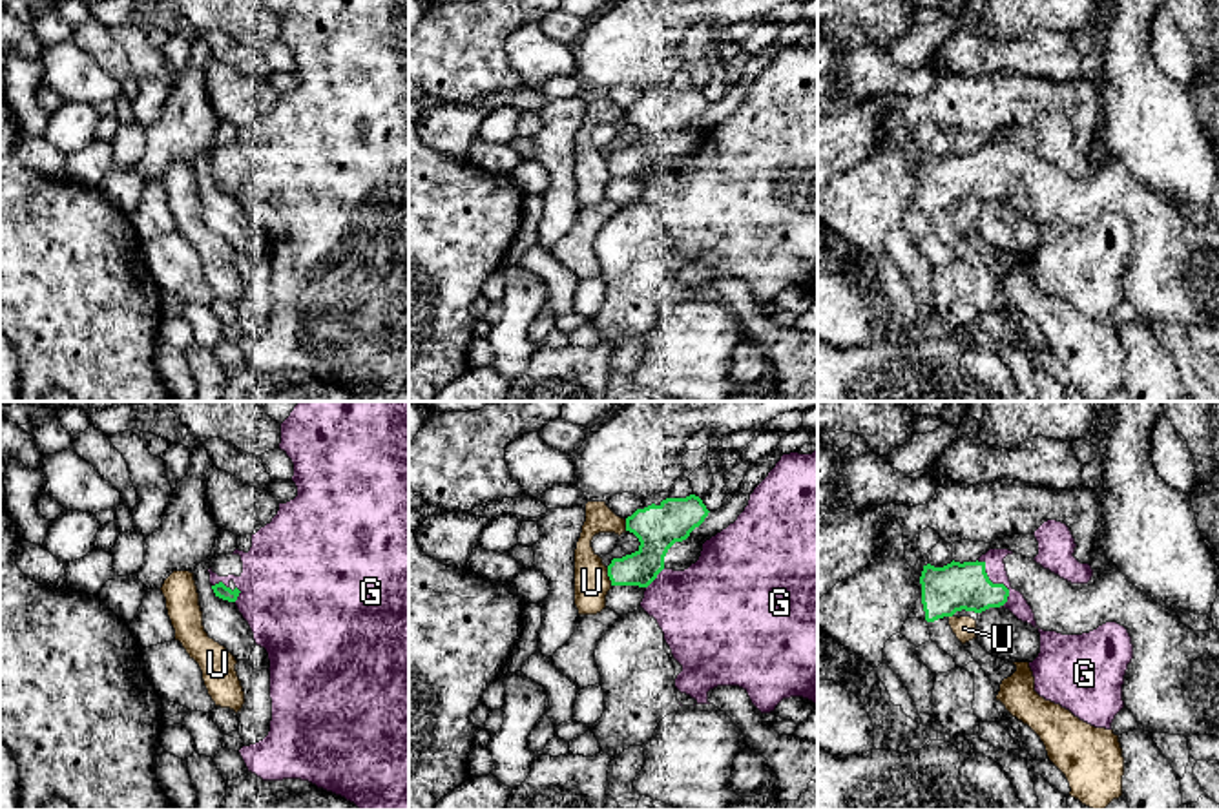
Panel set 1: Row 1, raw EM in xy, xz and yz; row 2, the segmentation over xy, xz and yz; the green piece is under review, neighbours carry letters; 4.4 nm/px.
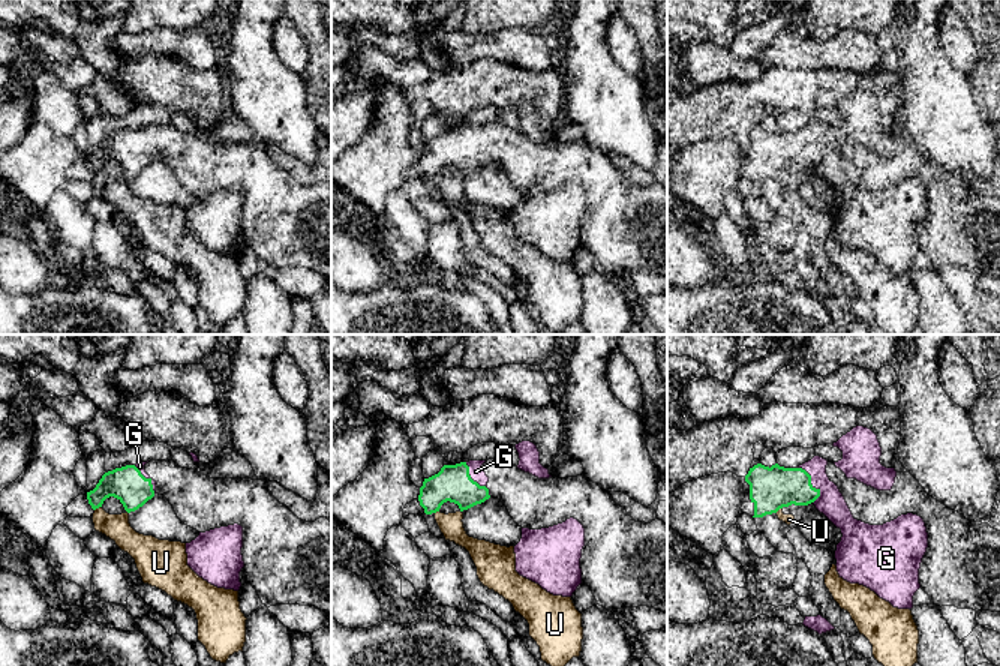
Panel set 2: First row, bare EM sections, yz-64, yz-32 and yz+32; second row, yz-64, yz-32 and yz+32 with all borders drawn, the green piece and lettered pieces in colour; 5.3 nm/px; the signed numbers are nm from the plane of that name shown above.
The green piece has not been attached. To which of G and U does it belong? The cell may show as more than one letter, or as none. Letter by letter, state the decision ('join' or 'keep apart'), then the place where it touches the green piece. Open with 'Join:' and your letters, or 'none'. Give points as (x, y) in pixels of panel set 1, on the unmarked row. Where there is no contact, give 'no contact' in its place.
Join: none
G: keep apart; contact yz (995, 176)
U: keep apart; contact xz (608, 166)

